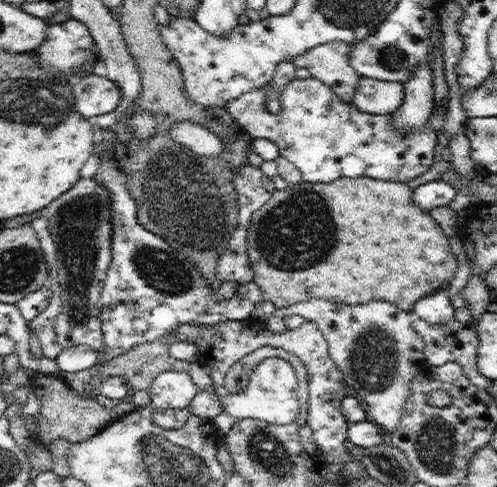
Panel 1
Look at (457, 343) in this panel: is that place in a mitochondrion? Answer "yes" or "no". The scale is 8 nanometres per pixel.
no

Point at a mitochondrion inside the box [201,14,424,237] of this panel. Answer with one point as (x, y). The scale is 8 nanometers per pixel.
(392, 58)

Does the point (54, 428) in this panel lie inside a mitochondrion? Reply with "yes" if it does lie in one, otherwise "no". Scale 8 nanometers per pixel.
no

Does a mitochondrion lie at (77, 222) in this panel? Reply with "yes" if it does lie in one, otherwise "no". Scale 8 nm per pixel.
yes

